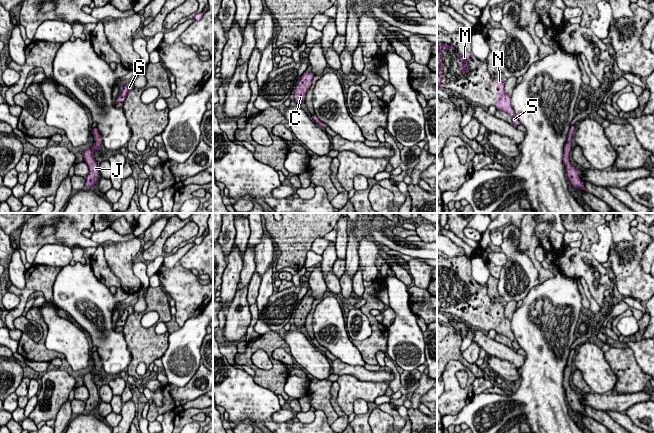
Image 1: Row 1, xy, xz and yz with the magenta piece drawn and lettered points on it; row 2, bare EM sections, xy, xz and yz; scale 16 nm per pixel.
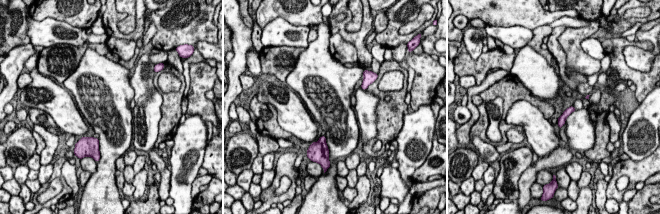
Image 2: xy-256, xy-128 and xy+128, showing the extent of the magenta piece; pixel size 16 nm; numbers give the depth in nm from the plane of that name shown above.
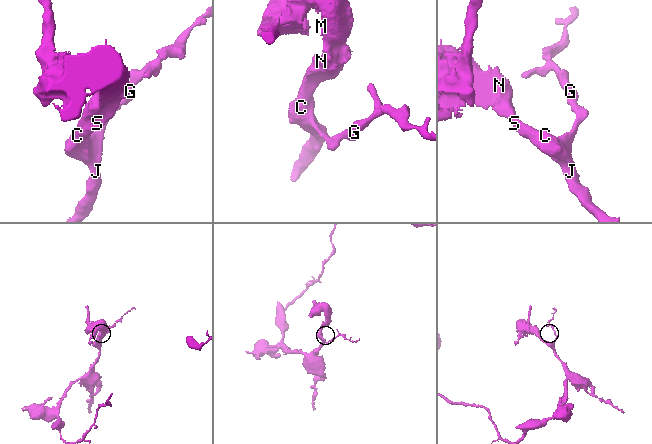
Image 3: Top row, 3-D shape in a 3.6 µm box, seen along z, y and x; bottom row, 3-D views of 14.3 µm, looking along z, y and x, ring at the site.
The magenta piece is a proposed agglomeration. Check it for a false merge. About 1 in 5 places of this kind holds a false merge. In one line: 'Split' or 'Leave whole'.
Leave whole

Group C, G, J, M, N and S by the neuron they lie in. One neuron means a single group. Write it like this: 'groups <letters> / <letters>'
groups C G J M N S

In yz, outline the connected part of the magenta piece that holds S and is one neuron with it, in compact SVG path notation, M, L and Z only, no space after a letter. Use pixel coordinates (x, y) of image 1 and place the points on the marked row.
M493 77L493 80L496 83L496 88L498 89L498 96L496 97L496 103L494 104L494 106L498 110L506 112L511 117L513 126L517 127L518 125L520 125L520 121L518 120L512 108L510 95L504 92L505 82L500 78Z

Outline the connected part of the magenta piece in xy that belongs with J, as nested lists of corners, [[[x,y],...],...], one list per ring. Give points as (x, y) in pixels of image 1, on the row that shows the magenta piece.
[[[97,127],[92,130],[92,134],[94,136],[95,144],[83,152],[84,162],[89,167],[89,174],[85,178],[85,189],[92,189],[98,182],[100,175],[99,166],[93,156],[93,153],[101,150],[102,138]]]

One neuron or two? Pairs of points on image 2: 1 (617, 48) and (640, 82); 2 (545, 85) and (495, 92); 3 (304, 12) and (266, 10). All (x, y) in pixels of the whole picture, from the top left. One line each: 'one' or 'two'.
1: one
2: two
3: one

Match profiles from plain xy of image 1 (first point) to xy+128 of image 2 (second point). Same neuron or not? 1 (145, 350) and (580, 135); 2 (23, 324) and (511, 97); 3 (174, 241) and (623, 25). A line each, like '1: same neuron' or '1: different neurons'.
1: different neurons
2: different neurons
3: different neurons

